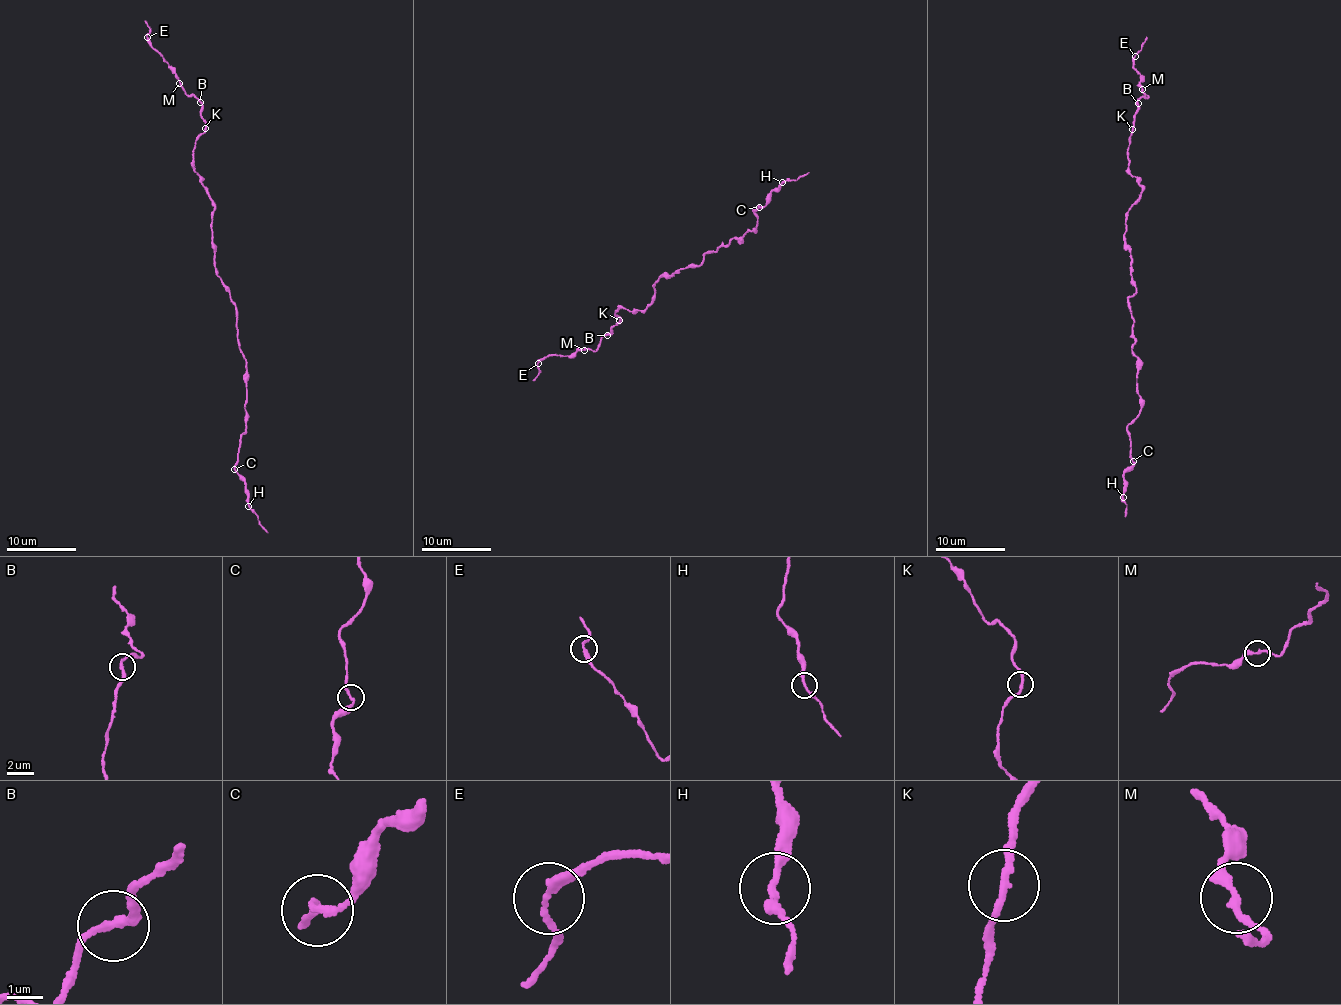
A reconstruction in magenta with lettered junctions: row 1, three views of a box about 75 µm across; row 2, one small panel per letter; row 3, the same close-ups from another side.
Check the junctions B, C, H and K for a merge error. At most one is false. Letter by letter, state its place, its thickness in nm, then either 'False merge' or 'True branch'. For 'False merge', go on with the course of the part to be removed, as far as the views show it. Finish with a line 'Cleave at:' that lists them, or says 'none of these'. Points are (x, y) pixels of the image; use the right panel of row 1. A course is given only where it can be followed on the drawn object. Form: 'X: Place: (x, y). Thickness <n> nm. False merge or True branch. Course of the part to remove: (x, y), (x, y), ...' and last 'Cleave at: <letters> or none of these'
B: Place: (1138, 103). Thickness 200 nm. False merge. Course of the part to remove: (1138, 103), (1147, 97), (1133, 63), (1147, 37)
C: Place: (1133, 461). Thickness 180 nm. True branch
H: Place: (1123, 497). Thickness 190 nm. True branch
K: Place: (1132, 129). Thickness 200 nm. True branch
Cleave at: B

